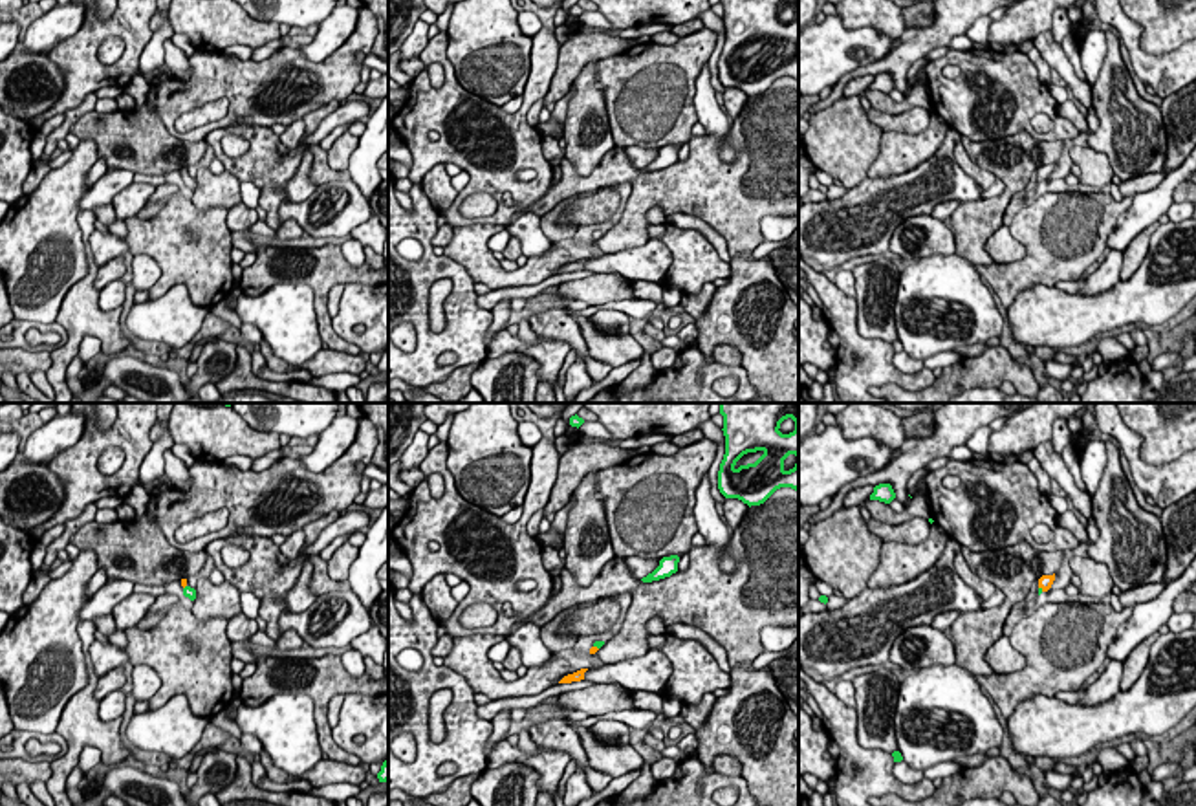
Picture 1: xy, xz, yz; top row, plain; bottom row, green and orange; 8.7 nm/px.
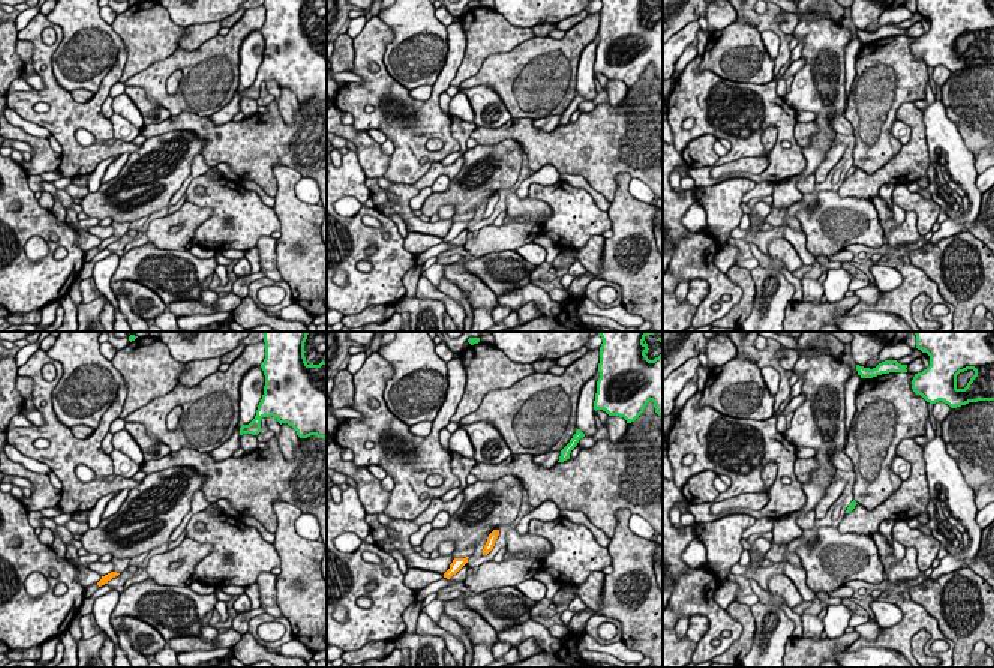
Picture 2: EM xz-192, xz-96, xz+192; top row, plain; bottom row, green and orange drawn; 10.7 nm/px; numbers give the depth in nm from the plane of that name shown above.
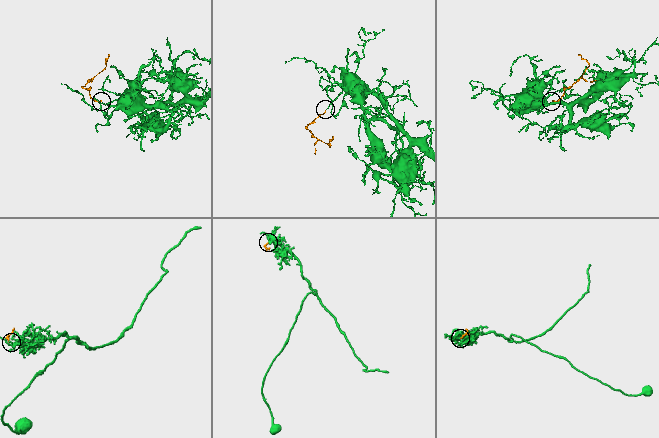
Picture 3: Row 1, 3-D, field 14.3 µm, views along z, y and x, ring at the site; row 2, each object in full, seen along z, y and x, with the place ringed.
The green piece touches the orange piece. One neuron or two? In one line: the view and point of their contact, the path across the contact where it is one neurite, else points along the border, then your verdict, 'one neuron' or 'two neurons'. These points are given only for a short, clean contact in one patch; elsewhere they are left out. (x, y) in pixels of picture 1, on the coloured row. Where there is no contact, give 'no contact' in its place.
yz (1041, 588) | across yz (1039, 588), (1041, 588), (1044, 581) | one neuron

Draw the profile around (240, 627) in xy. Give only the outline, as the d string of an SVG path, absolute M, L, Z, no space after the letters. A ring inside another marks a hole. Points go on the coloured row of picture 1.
M238 614L227 623L227 637L231 643L234 641L249 641L258 632L256 619L247 617L245 614Z

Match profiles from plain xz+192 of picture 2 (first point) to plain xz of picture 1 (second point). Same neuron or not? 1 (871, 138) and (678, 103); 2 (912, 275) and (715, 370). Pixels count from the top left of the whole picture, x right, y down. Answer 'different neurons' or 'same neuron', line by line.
1: same neuron
2: same neuron

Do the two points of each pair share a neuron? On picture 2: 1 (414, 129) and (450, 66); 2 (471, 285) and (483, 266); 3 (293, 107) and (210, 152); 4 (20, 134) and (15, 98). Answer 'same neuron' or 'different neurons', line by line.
1: same neuron
2: different neurons
3: different neurons
4: different neurons

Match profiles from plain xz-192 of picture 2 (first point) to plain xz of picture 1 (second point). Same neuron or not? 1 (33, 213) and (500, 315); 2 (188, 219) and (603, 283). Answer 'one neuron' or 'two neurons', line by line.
1: two neurons
2: one neuron

